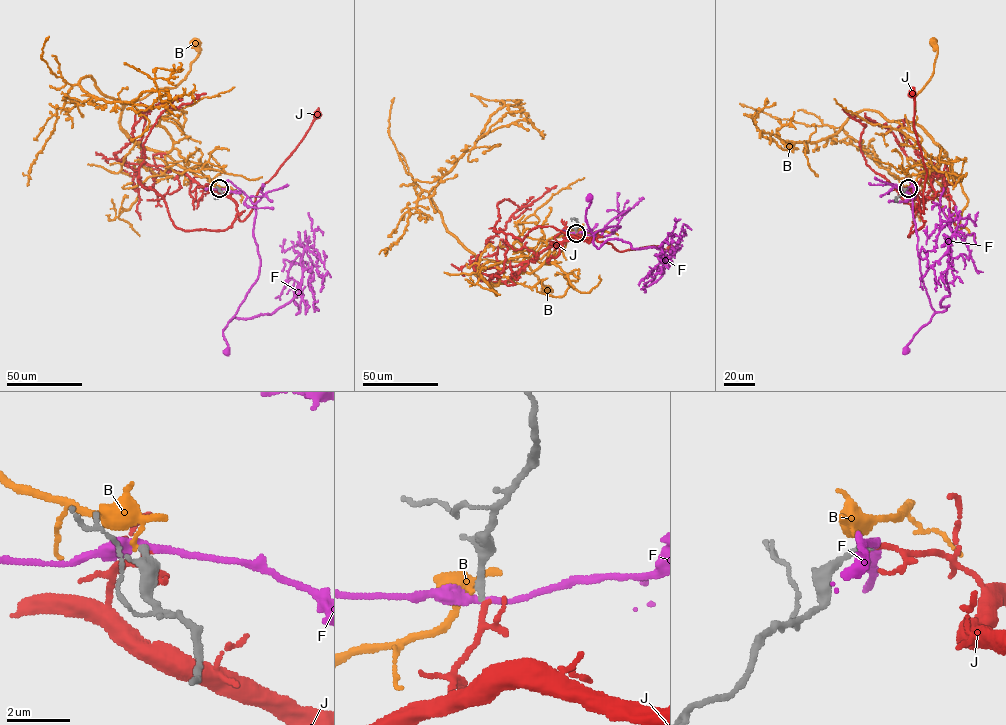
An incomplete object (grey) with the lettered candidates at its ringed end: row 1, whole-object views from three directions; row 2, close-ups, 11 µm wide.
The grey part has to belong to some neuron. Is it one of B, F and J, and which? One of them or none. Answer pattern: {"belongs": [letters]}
{"belongs": ["J"]}

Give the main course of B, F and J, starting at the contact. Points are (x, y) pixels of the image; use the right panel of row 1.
B: (907, 188), (928, 176), (946, 155), (914, 118), (914, 96), (934, 71), (934, 42)
F: (907, 188), (913, 188), (912, 208), (920, 271), (935, 312), (913, 336), (905, 350)
J: (907, 188), (915, 192), (918, 208), (924, 213), (926, 170), (914, 127), (912, 93)

